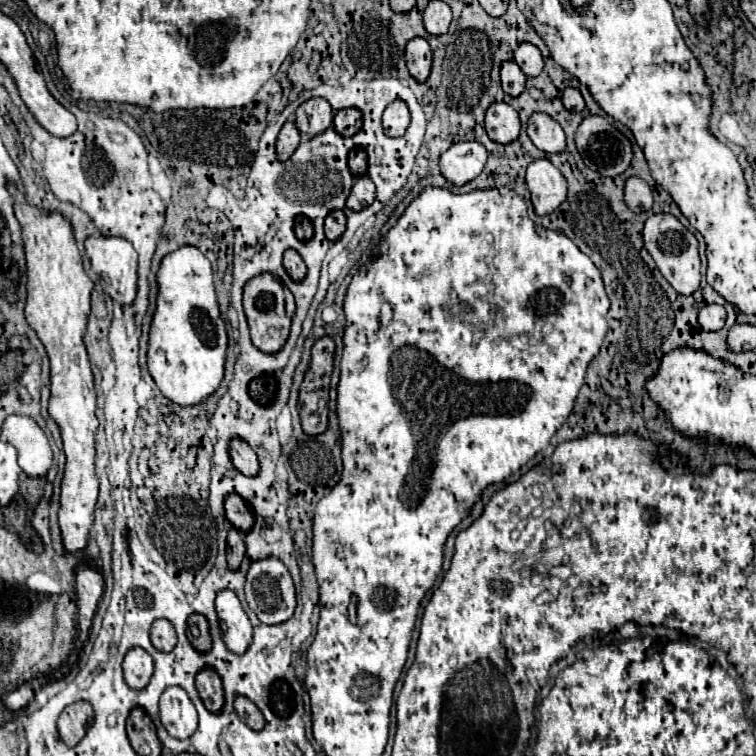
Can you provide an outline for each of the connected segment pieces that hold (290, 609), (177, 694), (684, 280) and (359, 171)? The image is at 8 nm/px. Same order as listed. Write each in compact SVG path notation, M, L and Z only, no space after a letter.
M273 556L251 562L245 578L245 596L247 596L249 608L257 614L259 620L263 620L263 624L279 624L283 620L289 620L297 606L291 574L285 568L285 564Z
M179 686L163 690L159 700L159 718L165 730L175 738L187 738L197 728L197 712L187 692Z
M653 214L645 222L643 230L645 248L651 252L657 268L667 278L667 282L679 294L693 294L701 282L701 260L699 260L699 242L697 238L673 216L673 214Z
M360 147L352 149L349 153L348 165L353 176L359 177L364 175L368 166L366 152Z

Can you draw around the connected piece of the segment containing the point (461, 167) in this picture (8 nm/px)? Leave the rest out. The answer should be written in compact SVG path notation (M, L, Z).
M457 142L441 154L441 172L443 176L461 186L481 174L487 162L487 150L481 142Z

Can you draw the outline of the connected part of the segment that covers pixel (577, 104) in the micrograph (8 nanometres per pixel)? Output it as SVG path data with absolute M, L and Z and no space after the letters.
M565 88L563 104L567 110L573 110L573 112L581 112L585 108L585 100L577 88Z

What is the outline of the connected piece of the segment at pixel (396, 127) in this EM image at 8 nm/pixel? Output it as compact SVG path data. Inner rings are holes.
M403 100L391 102L383 112L383 130L387 136L403 136L409 126L409 108Z

